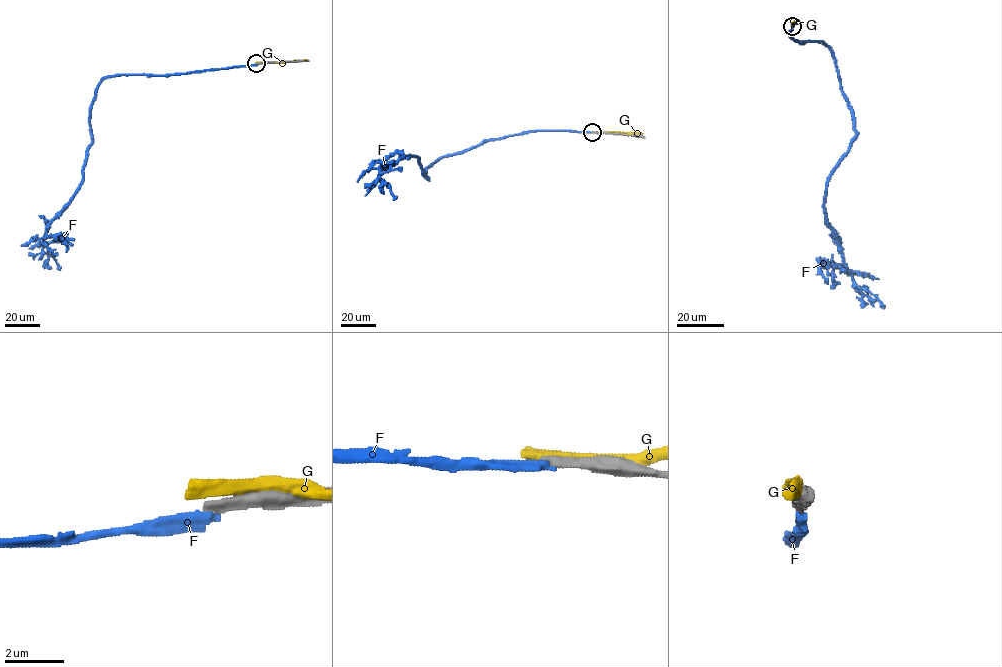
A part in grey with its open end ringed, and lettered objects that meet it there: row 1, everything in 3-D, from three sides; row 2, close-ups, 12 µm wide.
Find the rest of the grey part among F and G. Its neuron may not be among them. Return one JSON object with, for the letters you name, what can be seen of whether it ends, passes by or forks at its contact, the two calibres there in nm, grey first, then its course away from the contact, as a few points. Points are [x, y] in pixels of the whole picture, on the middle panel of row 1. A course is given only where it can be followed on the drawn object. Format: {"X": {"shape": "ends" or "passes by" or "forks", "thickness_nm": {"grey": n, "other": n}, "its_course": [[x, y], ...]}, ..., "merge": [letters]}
{"merge": []}

